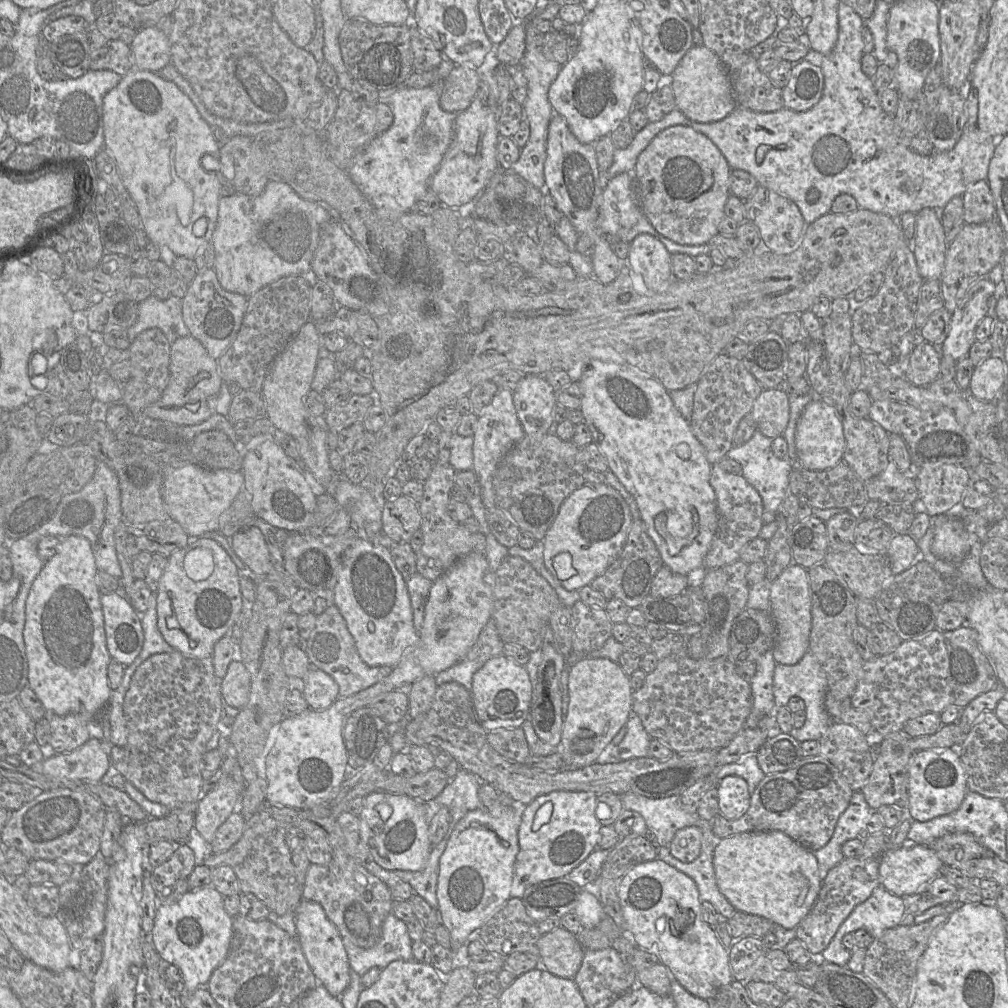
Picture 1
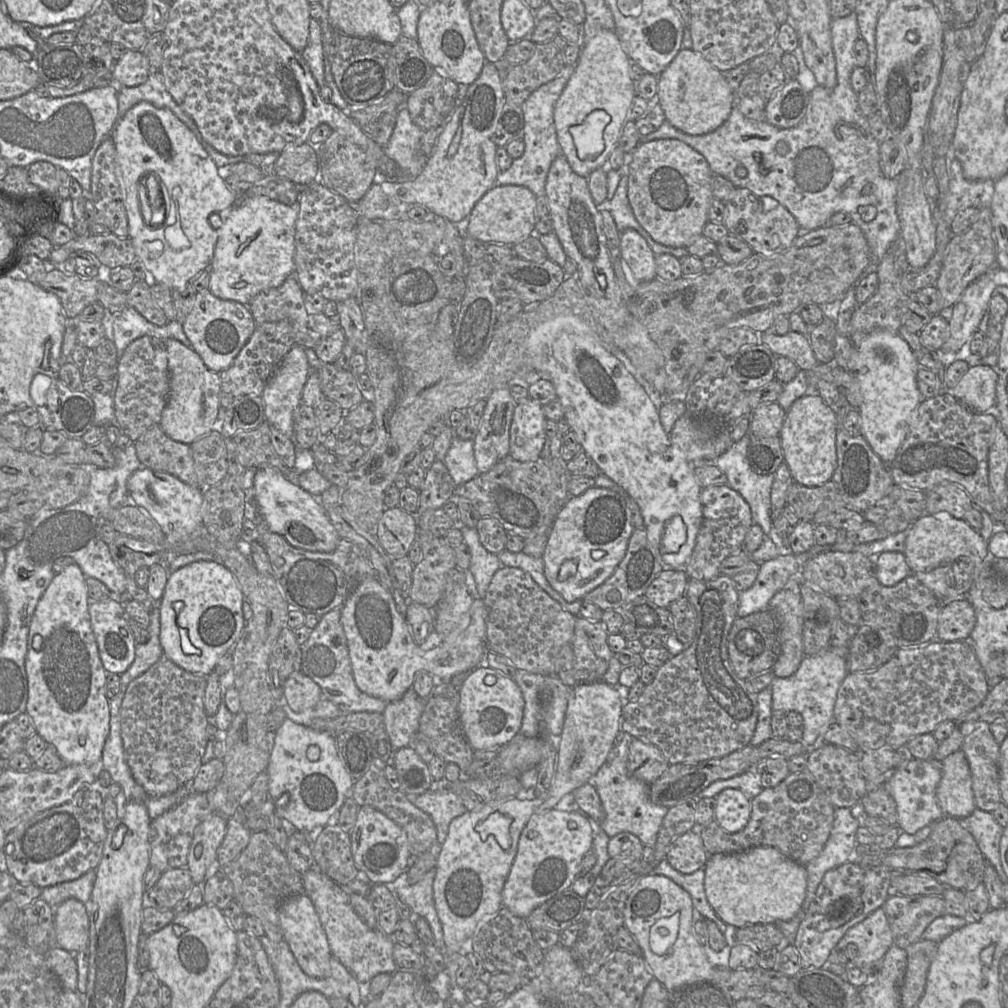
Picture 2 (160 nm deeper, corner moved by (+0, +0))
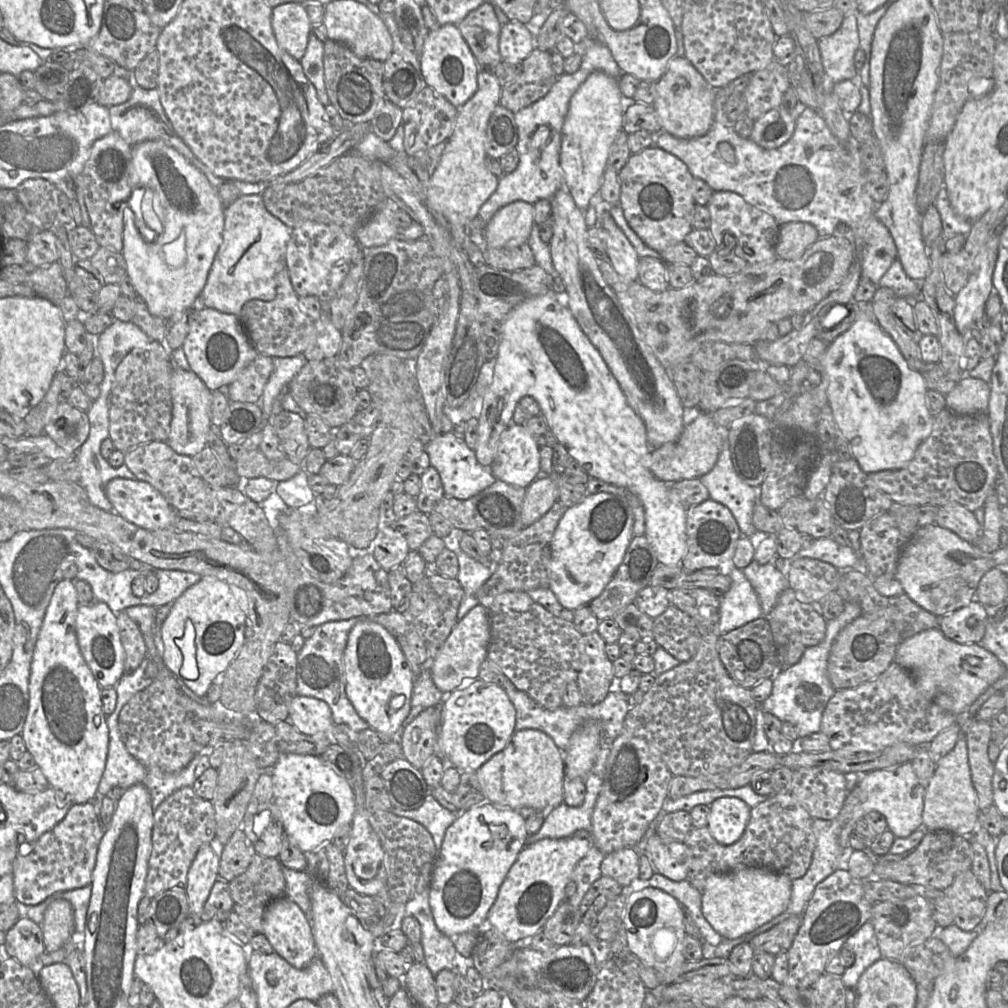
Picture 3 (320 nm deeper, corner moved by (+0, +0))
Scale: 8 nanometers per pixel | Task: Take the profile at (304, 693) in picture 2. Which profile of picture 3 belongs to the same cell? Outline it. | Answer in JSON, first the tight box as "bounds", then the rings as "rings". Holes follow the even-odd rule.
{"bounds":[289,695,334,732],"rings":[[[296,695],[290,703],[289,720],[300,732],[327,732],[334,724],[328,704],[320,699]]]}

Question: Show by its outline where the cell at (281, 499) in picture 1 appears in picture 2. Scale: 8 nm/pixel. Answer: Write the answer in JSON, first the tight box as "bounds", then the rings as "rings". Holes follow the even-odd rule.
{"bounds":[249,467,340,552],"rings":[[[275,467],[257,468],[249,496],[269,529],[283,536],[293,547],[313,552],[333,552],[340,536],[320,501],[289,480]]]}

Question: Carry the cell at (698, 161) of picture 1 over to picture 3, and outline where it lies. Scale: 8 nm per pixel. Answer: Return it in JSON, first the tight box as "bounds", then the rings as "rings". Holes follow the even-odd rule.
{"bounds":[618,145,696,253],"rings":[[[653,145],[631,154],[618,174],[624,217],[641,240],[659,253],[670,245],[684,241],[693,230],[692,217],[696,205],[693,197],[694,177],[686,164]]]}

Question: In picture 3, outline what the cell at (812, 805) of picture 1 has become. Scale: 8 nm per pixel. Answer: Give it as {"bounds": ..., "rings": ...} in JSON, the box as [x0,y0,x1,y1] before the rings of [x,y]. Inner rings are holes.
{"bounds":[683,793,816,893],"rings":[[[785,793],[772,794],[765,801],[751,808],[750,819],[742,837],[731,845],[718,843],[707,826],[701,828],[693,827],[685,841],[683,841],[689,851],[689,872],[686,880],[702,893],[709,876],[745,867],[767,868],[781,873],[791,880],[801,878],[810,866],[816,846],[812,823],[813,818],[801,804],[790,793]]]}

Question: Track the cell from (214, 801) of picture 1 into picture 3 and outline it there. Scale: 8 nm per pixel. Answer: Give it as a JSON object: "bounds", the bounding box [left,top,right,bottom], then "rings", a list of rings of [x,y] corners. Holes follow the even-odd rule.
{"bounds":[186,843,220,916],"rings":[[[210,843],[203,844],[189,868],[186,892],[189,912],[201,916],[212,887],[218,879],[220,856]]]}

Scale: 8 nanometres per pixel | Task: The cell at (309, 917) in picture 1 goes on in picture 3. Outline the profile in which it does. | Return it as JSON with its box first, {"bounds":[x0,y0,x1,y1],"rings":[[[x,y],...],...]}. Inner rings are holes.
{"bounds":[262,897,319,969],"rings":[[[280,897],[267,906],[263,916],[262,934],[267,937],[274,952],[297,969],[308,967],[315,957],[319,957],[310,920],[288,897]]]}

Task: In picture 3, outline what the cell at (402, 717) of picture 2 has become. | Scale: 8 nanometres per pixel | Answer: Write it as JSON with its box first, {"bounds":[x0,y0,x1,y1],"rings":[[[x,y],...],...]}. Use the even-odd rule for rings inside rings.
{"bounds":[392,670,443,745],"rings":[[[422,670],[414,679],[410,712],[392,738],[401,745],[404,728],[425,709],[441,704],[442,699],[443,693],[435,686],[430,670]]]}

